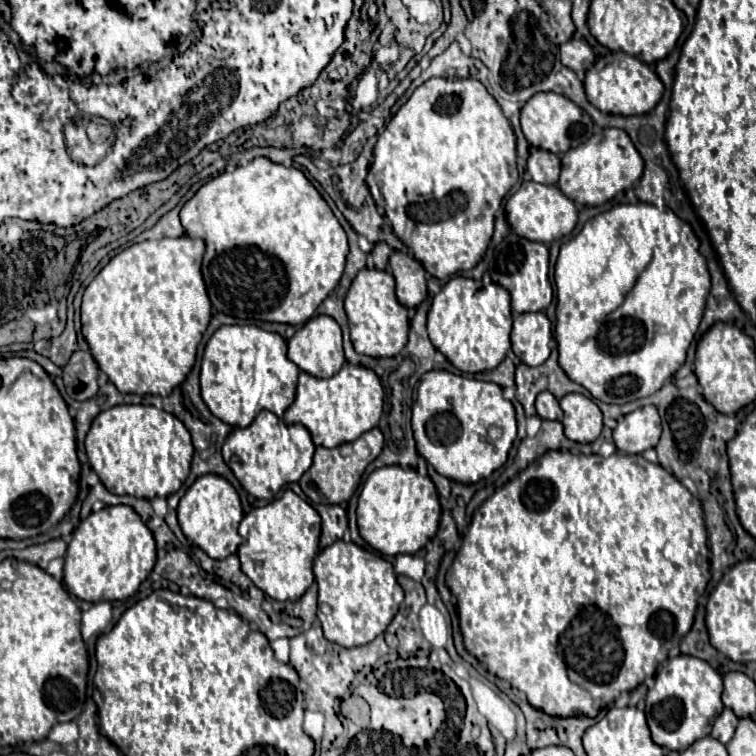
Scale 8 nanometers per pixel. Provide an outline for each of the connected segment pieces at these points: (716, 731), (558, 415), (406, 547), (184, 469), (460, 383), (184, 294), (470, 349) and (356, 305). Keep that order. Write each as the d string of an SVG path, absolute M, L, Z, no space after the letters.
M725 708L725 710L715 718L711 736L713 736L715 740L719 740L721 744L727 744L727 742L733 738L733 732L735 732L735 728L737 728L737 722L739 722L739 718L733 716L733 712L729 712L729 708Z
M539 392L537 400L535 400L535 408L537 408L539 418L543 418L543 420L561 420L563 418L561 406L551 392Z
M385 466L375 470L361 488L359 508L357 508L359 534L367 544L371 544L375 550L379 550L385 556L415 554L417 550L421 550L435 536L439 518L441 518L441 506L435 484L431 482L431 478L423 478L415 470L403 470L401 466Z
M121 404L101 412L87 432L85 450L91 468L97 472L103 486L117 494L135 498L167 498L175 494L189 476L193 456L191 436L173 414L155 406Z
M431 370L421 376L417 398L413 402L411 428L417 452L441 476L463 484L489 478L507 462L517 436L515 426L515 408L503 398L497 384L457 376L445 370Z
M189 236L145 240L119 252L85 288L81 304L81 334L99 368L123 394L169 396L191 372L197 356L197 344L211 320L211 302L201 276L203 240Z
M451 278L433 298L427 314L427 330L433 346L461 372L477 374L497 368L511 348L511 296L499 284L483 284L471 278Z
M363 268L353 278L351 288L345 296L345 312L349 318L351 342L359 354L373 358L397 356L407 344L409 316L407 316L407 308L401 306L395 298L395 278L389 272Z

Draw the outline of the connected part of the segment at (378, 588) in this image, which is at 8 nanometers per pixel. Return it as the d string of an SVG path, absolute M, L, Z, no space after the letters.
M339 540L337 544L321 550L313 572L319 584L317 618L323 634L327 640L345 648L369 644L383 634L404 600L404 591L397 584L393 566L379 554L363 550L353 542Z

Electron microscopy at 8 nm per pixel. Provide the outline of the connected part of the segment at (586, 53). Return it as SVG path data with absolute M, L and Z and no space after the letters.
M571 38L561 44L561 64L573 72L589 70L595 64L595 54L583 38Z

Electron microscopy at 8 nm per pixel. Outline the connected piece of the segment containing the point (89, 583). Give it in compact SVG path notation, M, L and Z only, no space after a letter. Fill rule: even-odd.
M105 506L99 512L91 512L73 532L73 538L67 546L65 568L63 568L63 584L75 594L79 600L87 602L113 602L129 598L139 584L149 576L155 566L155 540L149 528L141 524L141 518L129 506Z

